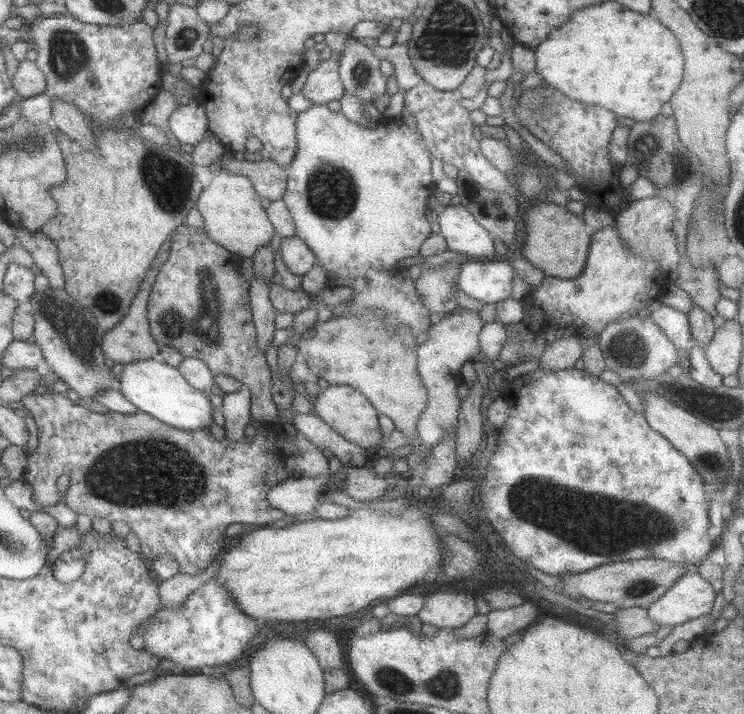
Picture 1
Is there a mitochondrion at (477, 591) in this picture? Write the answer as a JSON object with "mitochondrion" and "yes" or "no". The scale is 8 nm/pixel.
{"mitochondrion":"no"}

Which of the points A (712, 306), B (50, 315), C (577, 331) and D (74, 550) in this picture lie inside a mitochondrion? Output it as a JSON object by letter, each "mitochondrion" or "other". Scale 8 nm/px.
{"A":"other","B":"other","C":"other","D":"other"}

